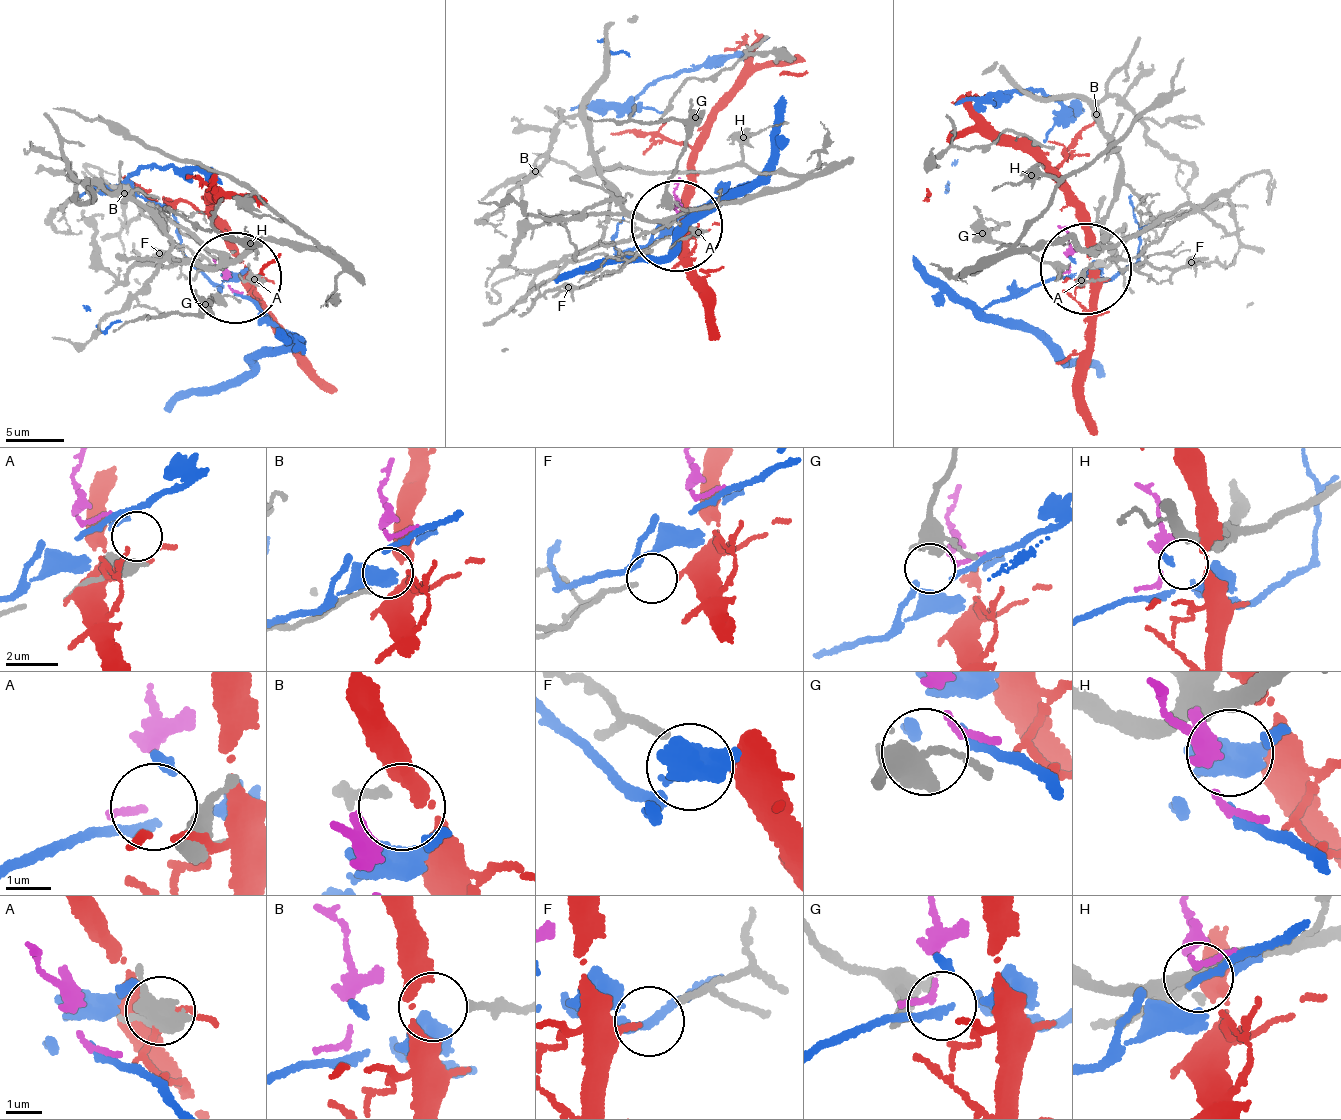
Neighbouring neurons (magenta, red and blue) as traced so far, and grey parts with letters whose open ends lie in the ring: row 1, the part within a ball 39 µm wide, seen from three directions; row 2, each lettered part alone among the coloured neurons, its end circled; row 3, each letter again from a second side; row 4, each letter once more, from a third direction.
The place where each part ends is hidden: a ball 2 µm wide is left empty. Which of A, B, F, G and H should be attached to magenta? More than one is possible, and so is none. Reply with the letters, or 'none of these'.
H

